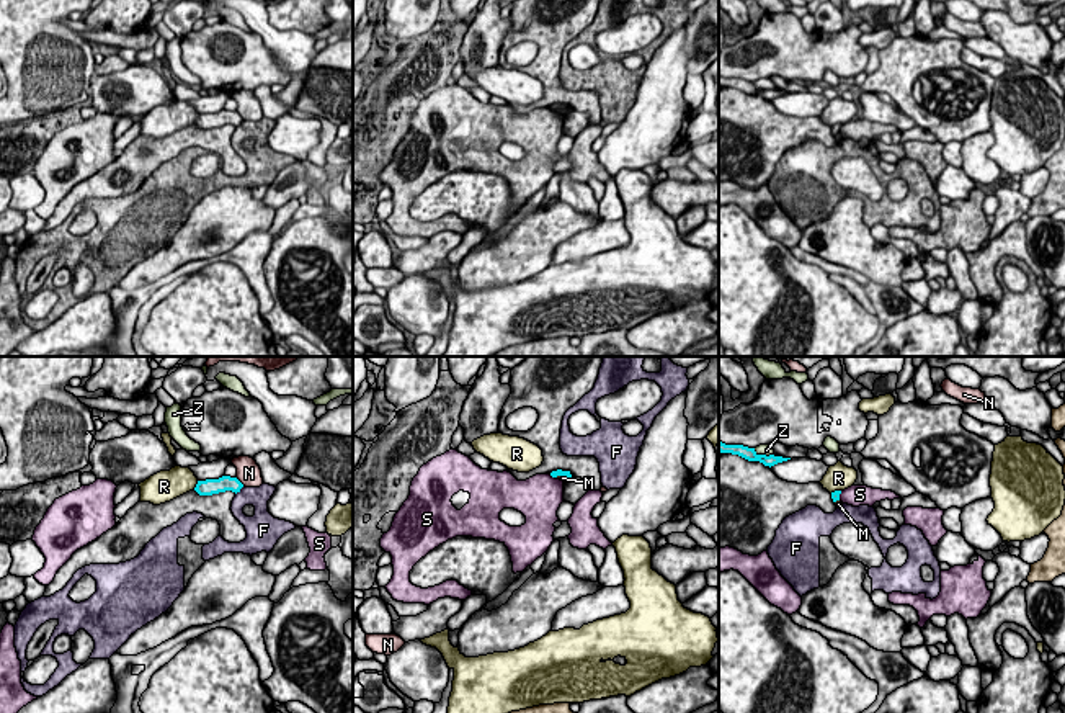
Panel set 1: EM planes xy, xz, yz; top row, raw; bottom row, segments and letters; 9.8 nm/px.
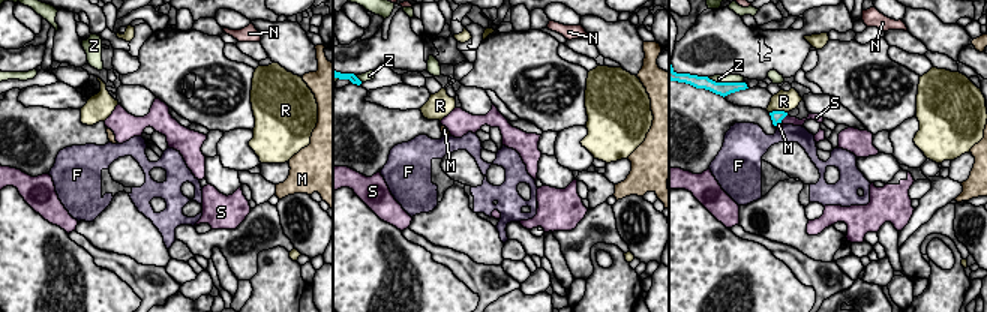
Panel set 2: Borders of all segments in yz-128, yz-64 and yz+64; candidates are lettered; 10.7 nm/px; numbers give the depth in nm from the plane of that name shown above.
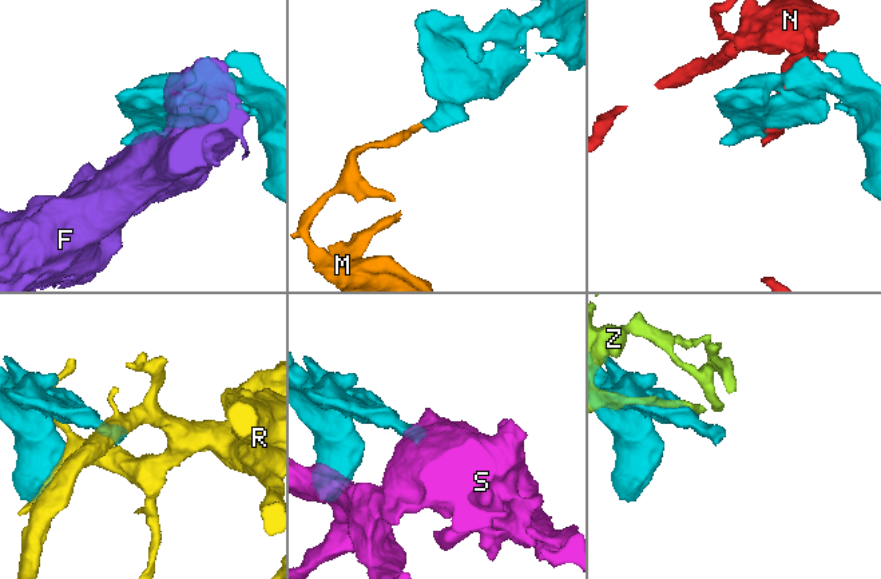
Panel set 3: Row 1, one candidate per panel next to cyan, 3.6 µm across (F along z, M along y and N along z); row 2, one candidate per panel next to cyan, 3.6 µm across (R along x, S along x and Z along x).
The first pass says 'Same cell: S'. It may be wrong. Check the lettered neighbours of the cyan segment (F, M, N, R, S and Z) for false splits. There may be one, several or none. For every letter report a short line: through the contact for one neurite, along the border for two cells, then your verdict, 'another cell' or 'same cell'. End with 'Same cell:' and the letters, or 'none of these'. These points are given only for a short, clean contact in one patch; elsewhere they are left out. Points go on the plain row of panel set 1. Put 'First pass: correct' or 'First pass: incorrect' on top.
First pass: correct
F: another cell
M: line xz (567, 110), (556, 112); another cell
N: another cell
R: another cell
S: line yz (835, 130), (838, 130), (855, 130); same cell
Z: another cell
Same cell: S

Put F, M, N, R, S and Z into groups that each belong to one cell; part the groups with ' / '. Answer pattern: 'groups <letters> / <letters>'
groups F / M / N / R / S / Z

